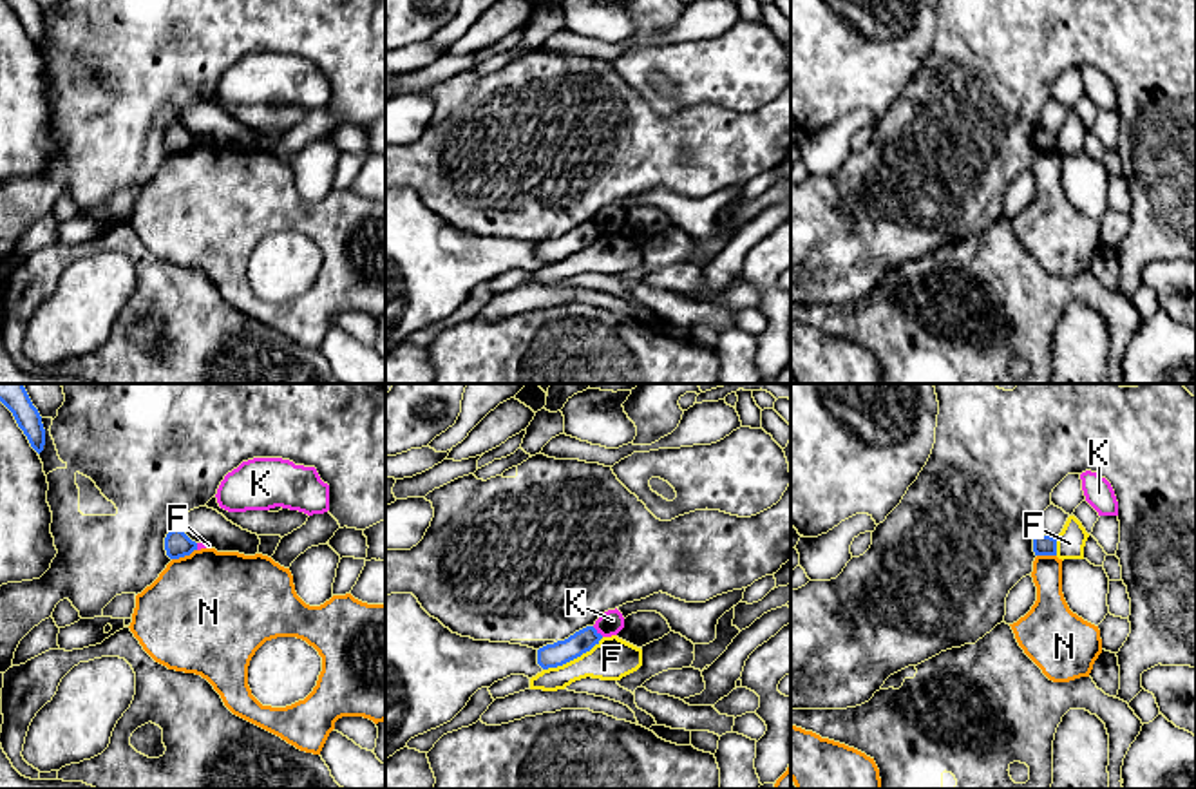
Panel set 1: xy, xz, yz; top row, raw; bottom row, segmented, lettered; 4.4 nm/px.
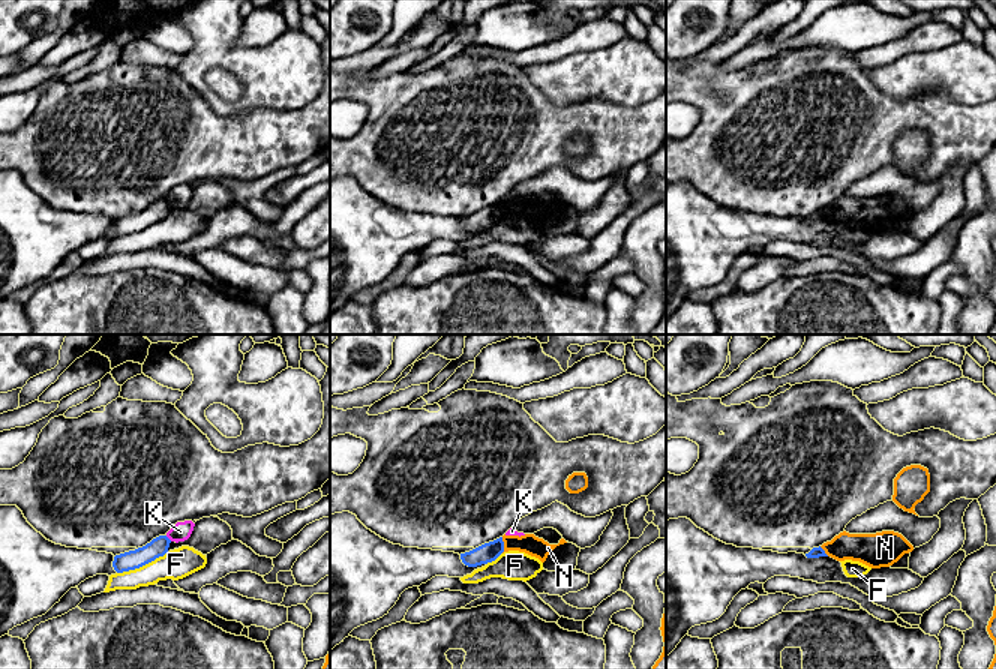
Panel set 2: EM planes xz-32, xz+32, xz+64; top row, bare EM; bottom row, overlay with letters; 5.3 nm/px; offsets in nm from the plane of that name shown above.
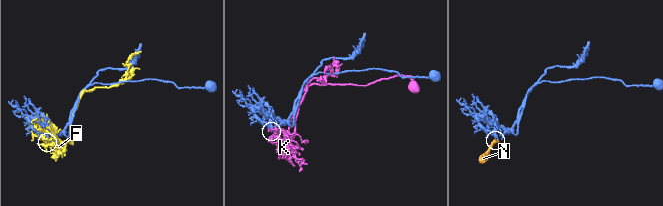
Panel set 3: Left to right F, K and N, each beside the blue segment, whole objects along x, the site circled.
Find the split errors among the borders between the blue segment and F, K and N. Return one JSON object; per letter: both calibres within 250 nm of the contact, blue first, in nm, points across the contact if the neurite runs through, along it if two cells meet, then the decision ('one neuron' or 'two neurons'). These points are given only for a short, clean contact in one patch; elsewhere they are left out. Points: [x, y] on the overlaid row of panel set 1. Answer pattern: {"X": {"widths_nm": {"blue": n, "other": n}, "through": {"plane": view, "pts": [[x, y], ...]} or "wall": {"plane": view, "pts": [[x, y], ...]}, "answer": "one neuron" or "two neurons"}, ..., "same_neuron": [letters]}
{"F": {"widths_nm": {"blue": 110, "other": 190}, "answer": "two neurons"}, "K": {"widths_nm": {"blue": 110, "other": 110}, "answer": "two neurons"}, "N": {"widths_nm": {"blue": 110, "other": 500}, "wall": {"plane": "xy", "pts": [[196, 549], [172, 560]]}, "answer": "two neurons"}, "same_neuron": []}

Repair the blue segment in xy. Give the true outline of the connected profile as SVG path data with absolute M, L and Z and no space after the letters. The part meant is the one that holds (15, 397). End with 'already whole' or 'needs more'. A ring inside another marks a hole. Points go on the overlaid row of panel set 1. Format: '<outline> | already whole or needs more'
M0 384L0 402L13 413L31 447L40 454L45 445L45 429L24 384Z | already whole

